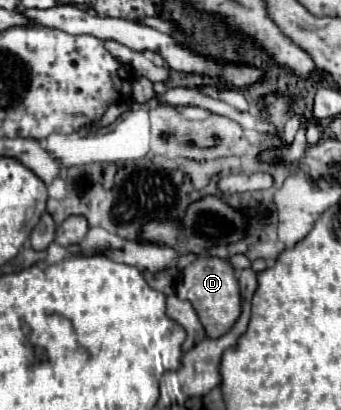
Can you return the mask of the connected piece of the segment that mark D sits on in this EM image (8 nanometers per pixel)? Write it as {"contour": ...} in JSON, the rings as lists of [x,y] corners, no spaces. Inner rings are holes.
{"contour":[[[198,258],[188,268],[184,268],[182,274],[180,296],[194,306],[208,338],[224,336],[240,316],[240,286],[234,268],[220,258]]]}

